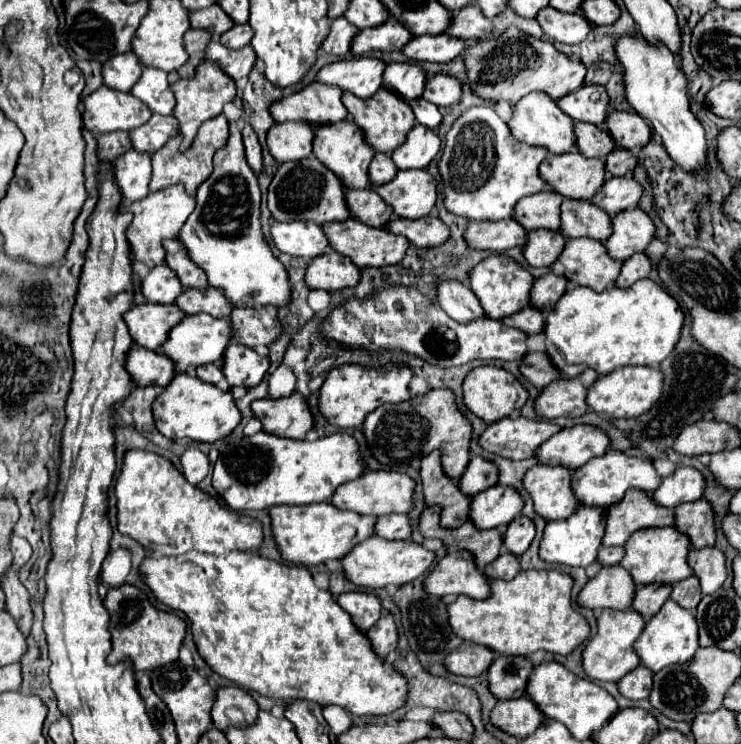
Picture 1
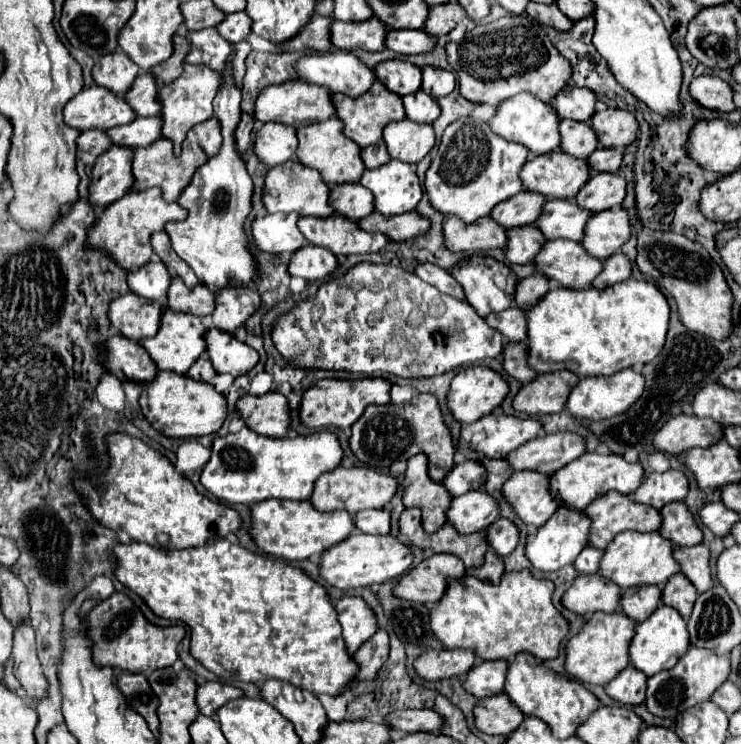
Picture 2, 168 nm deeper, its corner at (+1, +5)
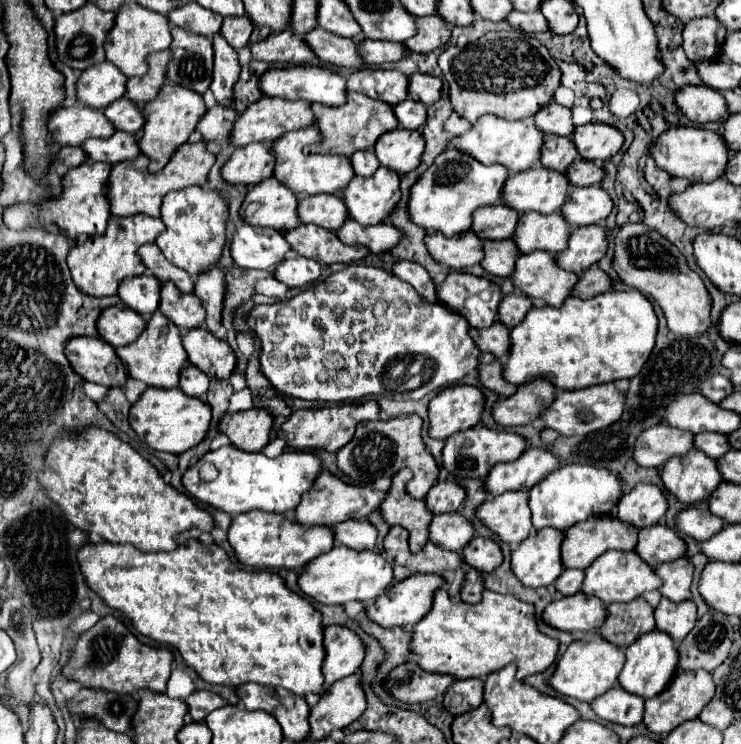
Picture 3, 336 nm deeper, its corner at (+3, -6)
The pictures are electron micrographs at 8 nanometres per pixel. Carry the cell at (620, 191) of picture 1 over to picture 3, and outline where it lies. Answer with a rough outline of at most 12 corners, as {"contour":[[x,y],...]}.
{"contour":[[599,186],[571,188],[561,216],[571,226],[605,220],[613,208]]}

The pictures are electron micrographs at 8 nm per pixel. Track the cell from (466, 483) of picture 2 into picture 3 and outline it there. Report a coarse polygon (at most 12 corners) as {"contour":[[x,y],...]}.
{"contour":[[437,482],[425,496],[431,514],[457,512],[465,490]]}

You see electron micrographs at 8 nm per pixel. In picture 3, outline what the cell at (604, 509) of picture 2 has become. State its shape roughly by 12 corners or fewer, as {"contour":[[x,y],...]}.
{"contour":[[591,516],[565,530],[561,562],[585,570],[607,550],[633,550],[637,528]]}

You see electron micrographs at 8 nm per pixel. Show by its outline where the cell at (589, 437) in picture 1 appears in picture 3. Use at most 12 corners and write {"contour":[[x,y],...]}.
{"contour":[[531,448],[497,464],[483,482],[491,496],[533,488],[557,458]]}

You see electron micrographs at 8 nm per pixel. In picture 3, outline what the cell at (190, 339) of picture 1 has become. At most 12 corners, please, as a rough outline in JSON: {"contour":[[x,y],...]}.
{"contour":[[159,310],[115,348],[129,378],[177,388],[181,330]]}

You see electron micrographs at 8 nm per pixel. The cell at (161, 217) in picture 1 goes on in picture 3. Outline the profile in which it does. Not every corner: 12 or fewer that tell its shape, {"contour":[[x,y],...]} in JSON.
{"contour":[[145,214],[113,218],[77,244],[67,264],[77,288],[113,296],[145,272],[139,246],[165,230]]}

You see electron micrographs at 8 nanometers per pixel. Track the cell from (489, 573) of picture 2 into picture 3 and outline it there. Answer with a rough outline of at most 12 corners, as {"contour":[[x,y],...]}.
{"contour":[[465,568],[461,600],[477,604],[483,594],[483,578]]}

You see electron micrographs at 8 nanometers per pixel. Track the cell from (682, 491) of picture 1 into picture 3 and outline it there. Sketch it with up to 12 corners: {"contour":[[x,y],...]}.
{"contour":[[637,484],[617,504],[635,528],[657,524],[667,500],[653,484]]}

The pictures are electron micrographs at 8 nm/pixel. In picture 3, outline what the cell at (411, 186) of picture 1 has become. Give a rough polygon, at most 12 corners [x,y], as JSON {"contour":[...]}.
{"contour":[[379,166],[341,190],[351,220],[381,224],[401,198],[399,176]]}

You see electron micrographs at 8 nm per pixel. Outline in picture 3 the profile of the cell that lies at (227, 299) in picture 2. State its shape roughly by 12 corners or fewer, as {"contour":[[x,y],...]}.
{"contour":[[217,266],[197,276],[207,330],[221,326],[225,278]]}

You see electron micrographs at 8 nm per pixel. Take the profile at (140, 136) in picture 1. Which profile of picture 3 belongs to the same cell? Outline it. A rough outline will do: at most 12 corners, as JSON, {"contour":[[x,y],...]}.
{"contour":[[115,132],[81,144],[89,160],[107,164],[141,154],[137,136]]}

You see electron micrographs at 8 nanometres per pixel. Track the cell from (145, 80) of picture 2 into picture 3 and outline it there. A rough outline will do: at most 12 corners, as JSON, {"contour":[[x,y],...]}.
{"contour":[[127,98],[103,110],[117,130],[137,134],[141,110]]}

